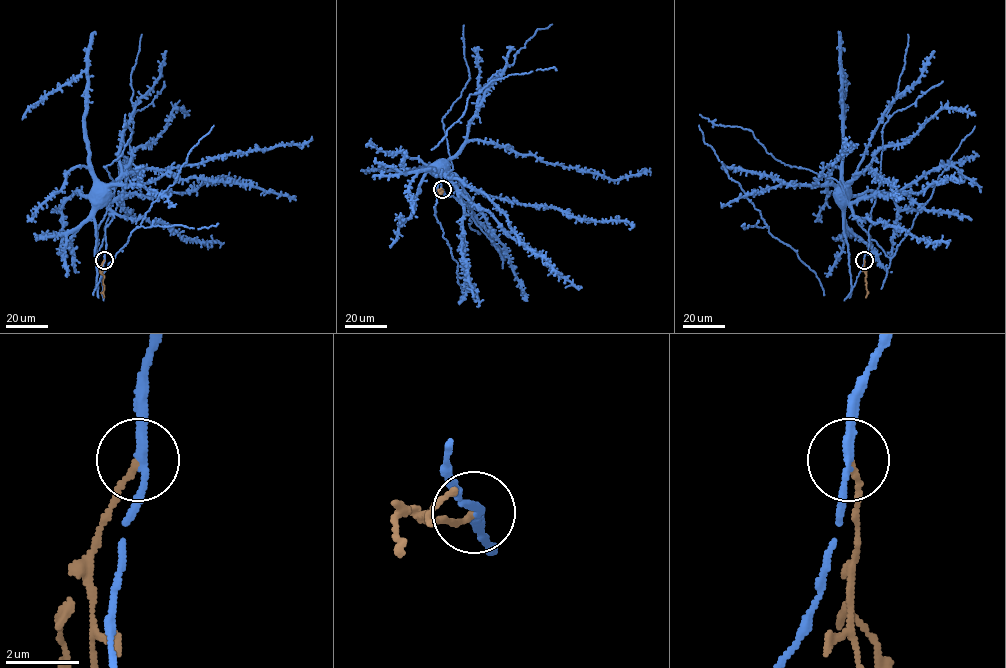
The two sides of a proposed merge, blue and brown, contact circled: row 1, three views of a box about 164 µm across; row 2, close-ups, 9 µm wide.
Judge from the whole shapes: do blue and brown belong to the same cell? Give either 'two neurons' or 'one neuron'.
two neurons

